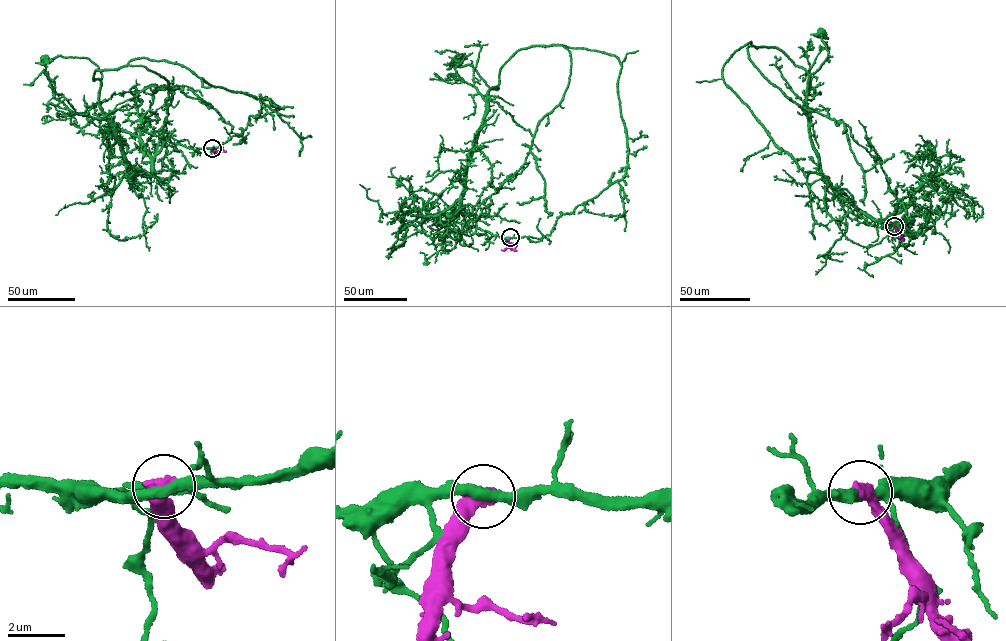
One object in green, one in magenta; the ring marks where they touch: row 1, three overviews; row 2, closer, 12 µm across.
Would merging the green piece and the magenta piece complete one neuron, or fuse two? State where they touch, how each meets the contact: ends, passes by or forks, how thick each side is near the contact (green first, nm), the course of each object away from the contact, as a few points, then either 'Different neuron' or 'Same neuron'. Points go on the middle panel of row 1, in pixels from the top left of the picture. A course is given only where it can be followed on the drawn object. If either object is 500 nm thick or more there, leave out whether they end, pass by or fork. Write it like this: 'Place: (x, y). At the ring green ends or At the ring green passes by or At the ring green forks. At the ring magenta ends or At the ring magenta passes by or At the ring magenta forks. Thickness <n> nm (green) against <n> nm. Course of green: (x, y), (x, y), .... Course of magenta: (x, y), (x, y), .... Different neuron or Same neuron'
Place: (510, 237). Thickness 360 nm (green) against 500 nm. Course of green: (510, 237), (478, 228), (476, 216), (460, 209), (488, 92), (498, 89), (488, 86), (458, 58). Course of magenta: (510, 237), (508, 246), (513, 249), (516, 245). Different neuron

